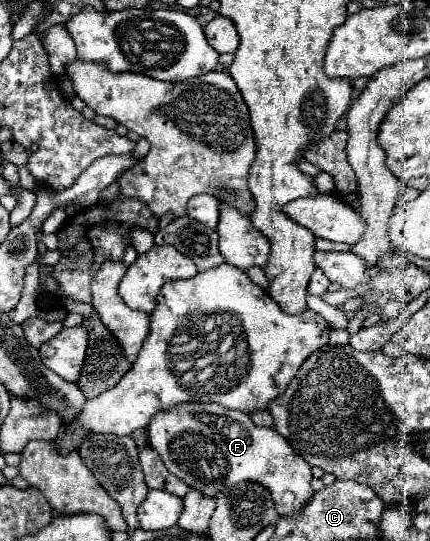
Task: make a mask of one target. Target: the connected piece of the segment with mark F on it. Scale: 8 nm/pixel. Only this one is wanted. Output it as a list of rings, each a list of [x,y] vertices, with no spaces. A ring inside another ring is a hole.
[[[183,402],[157,412],[147,432],[151,448],[159,452],[165,468],[205,496],[213,498],[223,488],[249,480],[271,492],[279,516],[299,516],[315,492],[311,488],[311,466],[287,444],[287,440],[283,440],[283,436],[273,428],[255,426],[245,412],[227,410],[219,404],[195,406]]]

